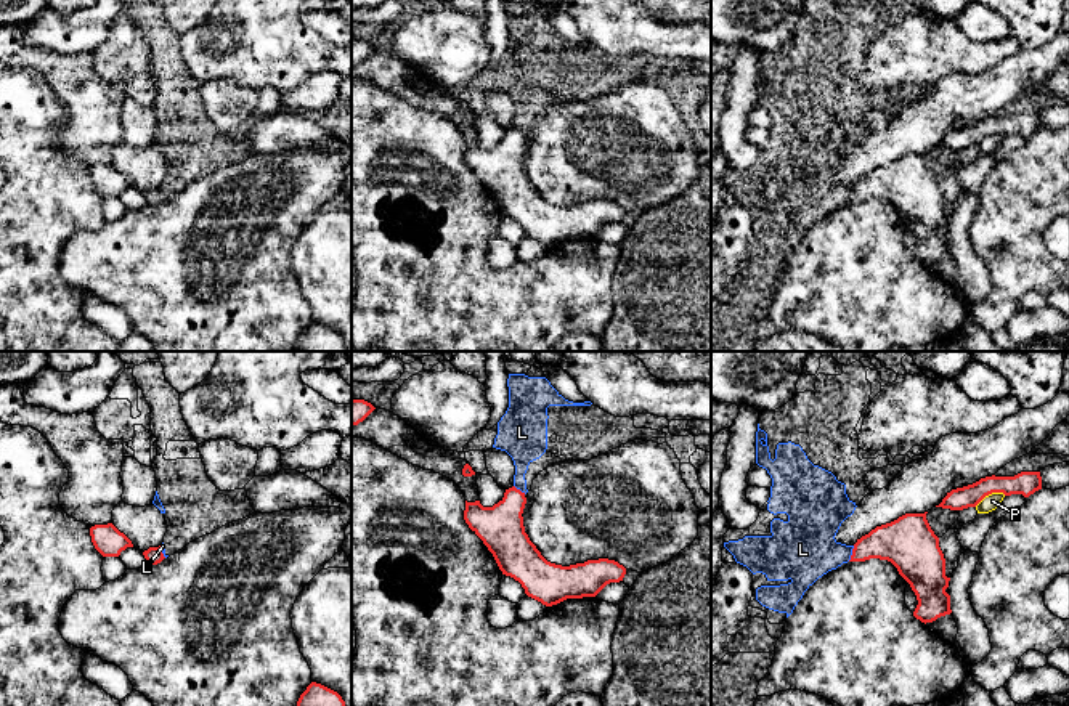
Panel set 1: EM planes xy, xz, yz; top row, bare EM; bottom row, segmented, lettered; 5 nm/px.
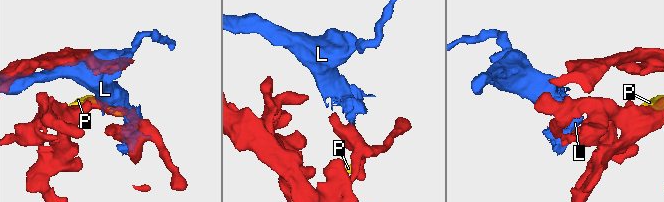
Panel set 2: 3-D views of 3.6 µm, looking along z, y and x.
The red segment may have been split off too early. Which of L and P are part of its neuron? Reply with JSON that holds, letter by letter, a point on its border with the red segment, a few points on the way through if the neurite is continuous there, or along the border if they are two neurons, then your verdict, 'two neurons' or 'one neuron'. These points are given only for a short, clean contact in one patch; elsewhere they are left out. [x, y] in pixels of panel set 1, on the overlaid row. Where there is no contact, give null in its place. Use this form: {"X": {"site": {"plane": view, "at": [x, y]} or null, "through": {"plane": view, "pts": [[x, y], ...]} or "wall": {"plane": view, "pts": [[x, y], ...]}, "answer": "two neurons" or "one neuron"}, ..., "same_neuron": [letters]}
{"L": {"site": {"plane": "yz", "at": [853, 554]}, "wall": {"plane": "yz", "pts": [[854, 546], [848, 560]]}, "answer": "two neurons"}, "P": {"site": {"plane": "yz", "at": [989, 493]}, "answer": "two neurons"}, "same_neuron": []}

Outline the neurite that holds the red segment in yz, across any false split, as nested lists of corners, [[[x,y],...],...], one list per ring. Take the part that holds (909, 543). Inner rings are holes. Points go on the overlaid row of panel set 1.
[[[905,513],[876,526],[857,539],[849,560],[891,562],[915,592],[918,605],[913,616],[925,624],[952,613],[945,592],[950,581],[945,576],[945,558],[926,513]]]

